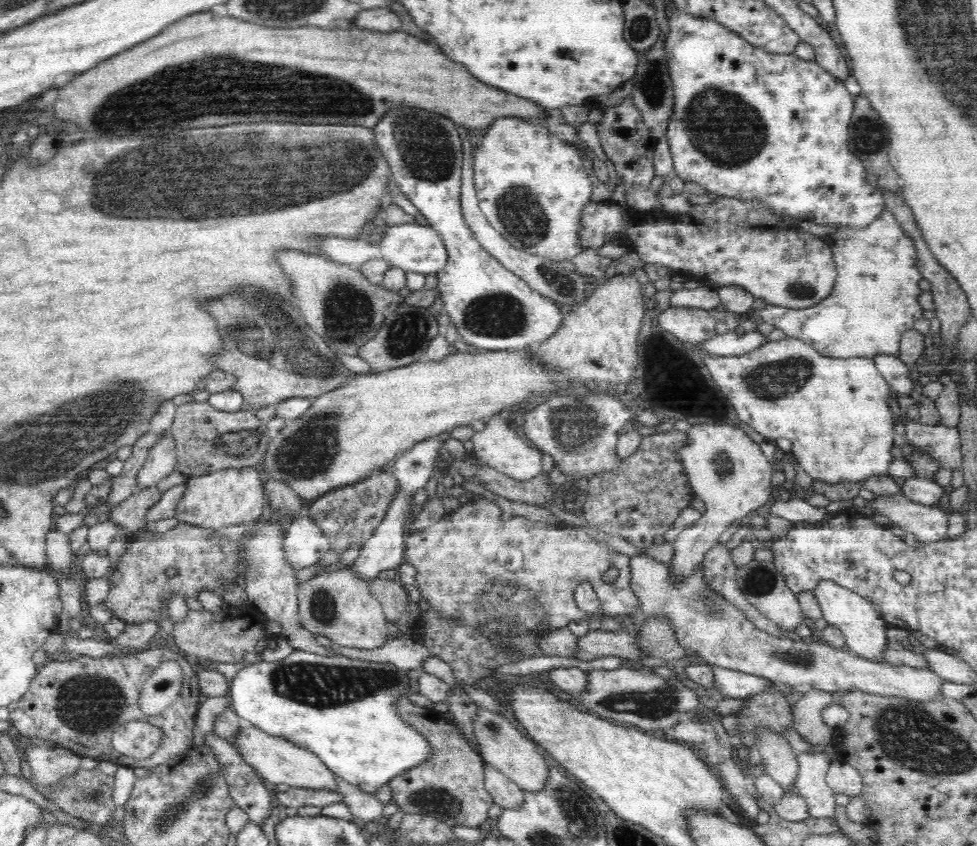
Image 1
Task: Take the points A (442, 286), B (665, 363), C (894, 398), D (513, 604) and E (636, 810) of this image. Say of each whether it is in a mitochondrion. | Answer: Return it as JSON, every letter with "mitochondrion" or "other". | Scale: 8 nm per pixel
{"A":"other","B":"mitochondrion","C":"other","D":"mitochondrion","E":"other"}

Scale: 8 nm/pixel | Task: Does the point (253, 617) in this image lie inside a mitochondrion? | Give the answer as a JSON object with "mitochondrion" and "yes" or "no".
{"mitochondrion":"no"}

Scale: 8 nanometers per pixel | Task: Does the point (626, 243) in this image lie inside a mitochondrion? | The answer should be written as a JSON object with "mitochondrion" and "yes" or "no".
{"mitochondrion":"no"}

